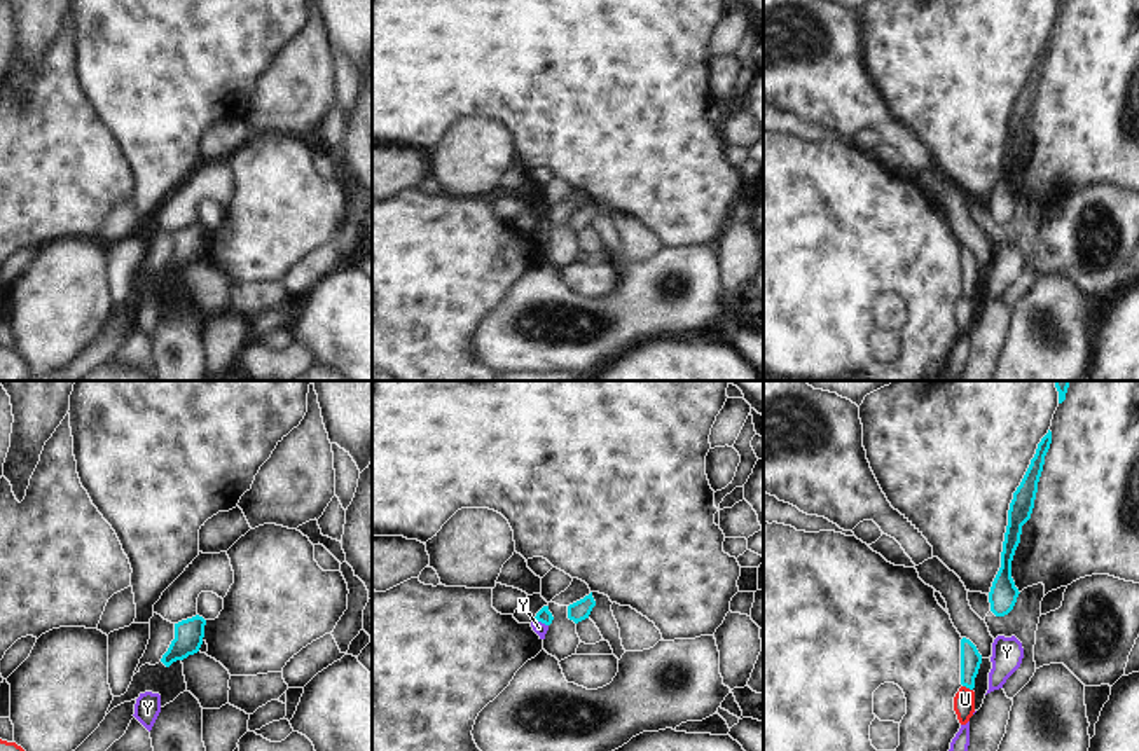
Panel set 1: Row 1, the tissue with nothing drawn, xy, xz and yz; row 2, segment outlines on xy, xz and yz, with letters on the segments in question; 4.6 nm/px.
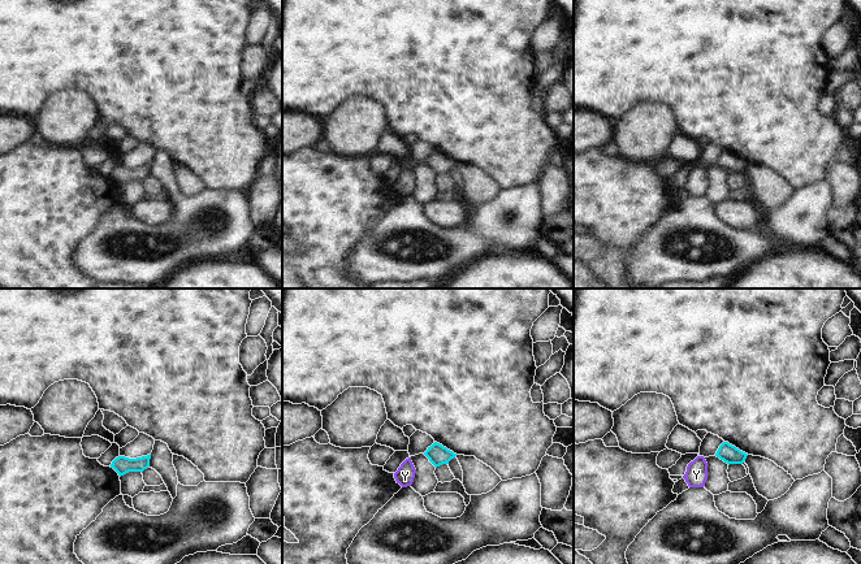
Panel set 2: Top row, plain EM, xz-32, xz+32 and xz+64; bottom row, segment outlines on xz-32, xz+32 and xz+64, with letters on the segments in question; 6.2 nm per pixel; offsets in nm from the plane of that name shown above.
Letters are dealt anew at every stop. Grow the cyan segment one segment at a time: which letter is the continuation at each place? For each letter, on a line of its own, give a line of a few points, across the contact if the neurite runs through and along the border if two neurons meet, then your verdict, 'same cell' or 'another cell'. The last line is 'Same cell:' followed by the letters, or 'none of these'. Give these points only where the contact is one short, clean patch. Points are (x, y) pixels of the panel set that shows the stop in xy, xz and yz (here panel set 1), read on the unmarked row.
U: line yz (963, 294), (972, 299); another cell
Y: line xz (535, 227), (547, 234); another cell
Same cell: none of these

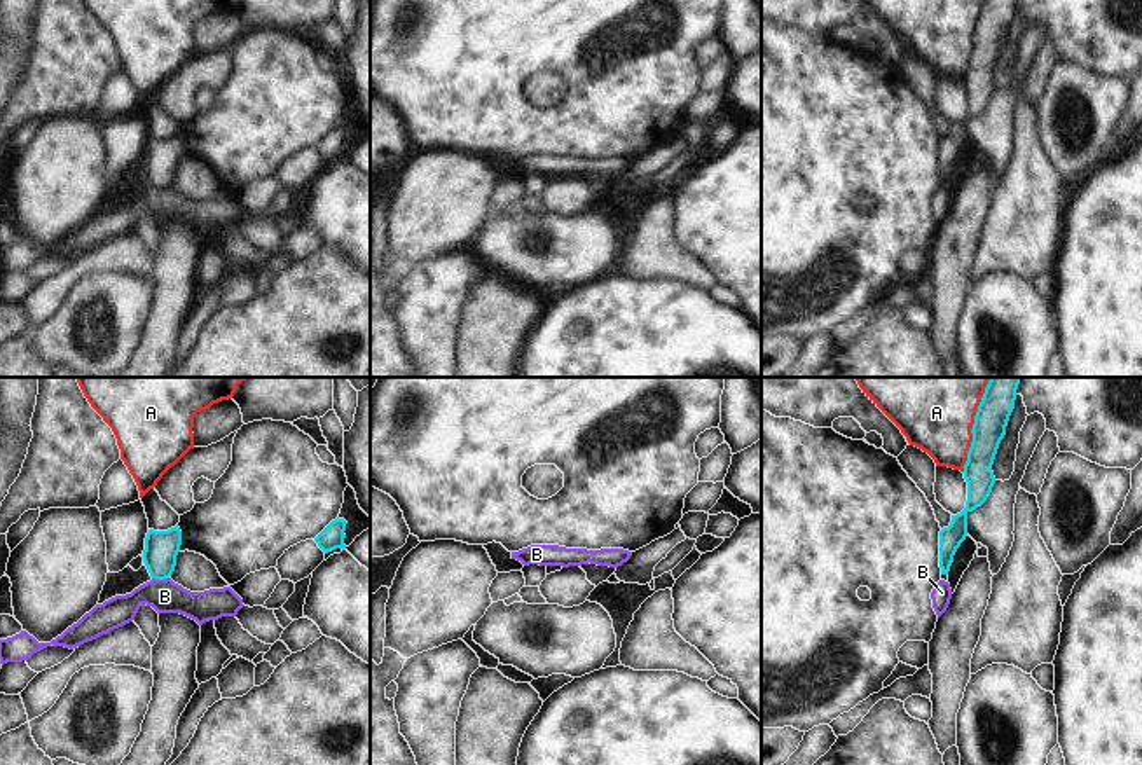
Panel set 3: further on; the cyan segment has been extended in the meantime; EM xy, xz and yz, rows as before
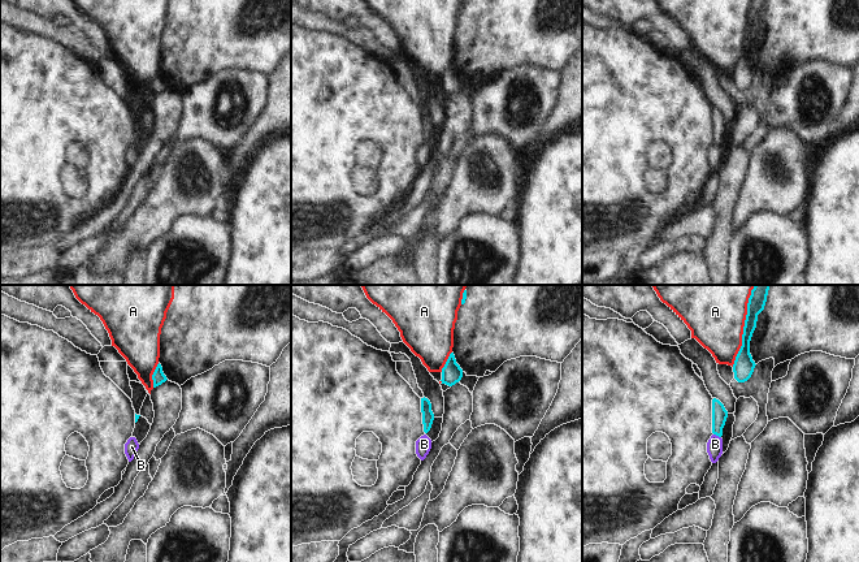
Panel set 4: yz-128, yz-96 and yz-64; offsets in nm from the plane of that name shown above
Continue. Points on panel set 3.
A: another cell
B: another cell
Same cell: none of these

